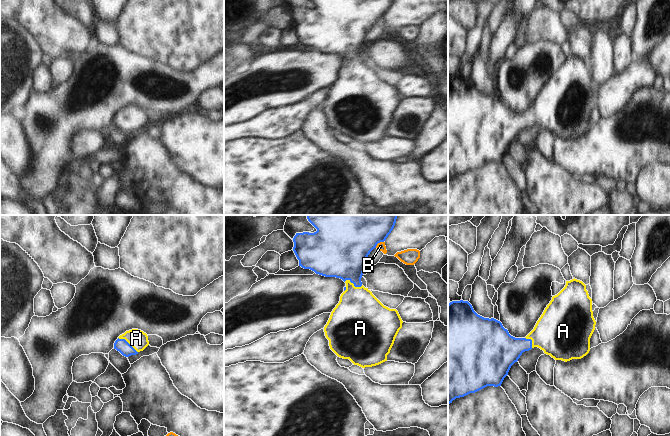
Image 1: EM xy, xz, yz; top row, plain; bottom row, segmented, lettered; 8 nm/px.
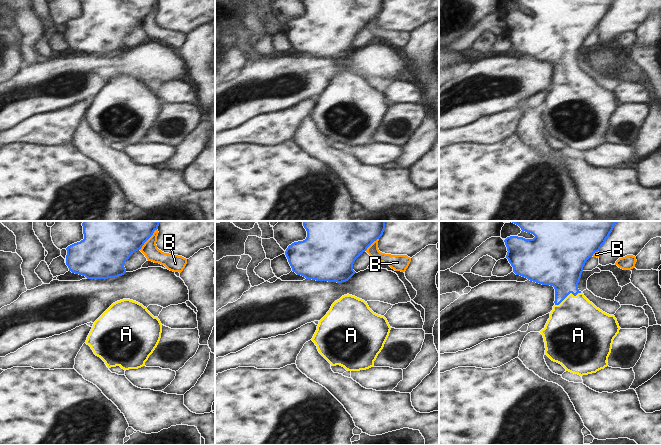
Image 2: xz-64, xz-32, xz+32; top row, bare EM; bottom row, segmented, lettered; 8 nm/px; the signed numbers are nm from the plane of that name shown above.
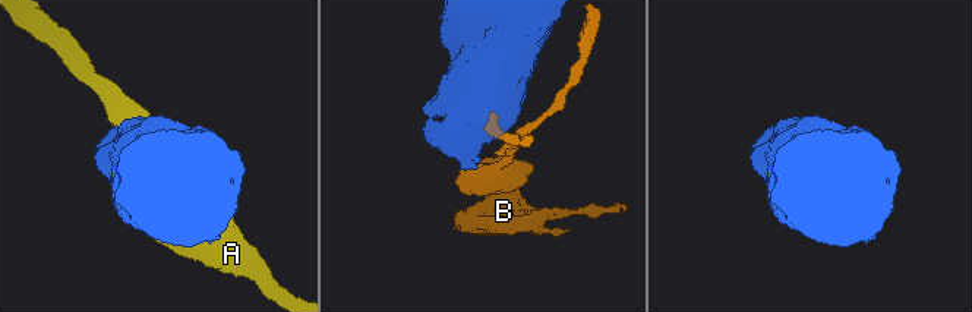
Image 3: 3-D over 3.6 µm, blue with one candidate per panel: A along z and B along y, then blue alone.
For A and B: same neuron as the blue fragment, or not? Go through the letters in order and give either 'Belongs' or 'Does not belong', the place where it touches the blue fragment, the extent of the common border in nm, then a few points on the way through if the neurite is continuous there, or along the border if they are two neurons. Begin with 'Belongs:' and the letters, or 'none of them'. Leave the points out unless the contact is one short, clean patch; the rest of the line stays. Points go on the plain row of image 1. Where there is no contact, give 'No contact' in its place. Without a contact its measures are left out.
Belongs: A
A: Belongs. Touches blue at xy (128, 119). Shared border 200 nm. Path across: xy (121, 121), (128, 119), (136, 114)
B: Does not belong. Touches blue at xz (378, 18). Shared border 90 nm. Boundary: xz (383, 17), (380, 17), (375, 23)

